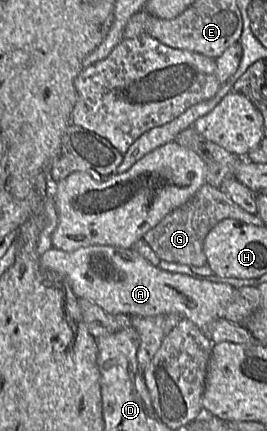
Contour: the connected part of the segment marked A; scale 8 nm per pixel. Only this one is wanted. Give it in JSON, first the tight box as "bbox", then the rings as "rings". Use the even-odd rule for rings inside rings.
{"bbox":[40,245,235,333],"rings":[[[92,245],[66,252],[52,247],[40,257],[40,263],[45,271],[65,276],[78,299],[87,299],[109,314],[179,315],[206,333],[208,327],[222,317],[235,292],[235,288],[227,283],[162,270],[131,248]]]}

